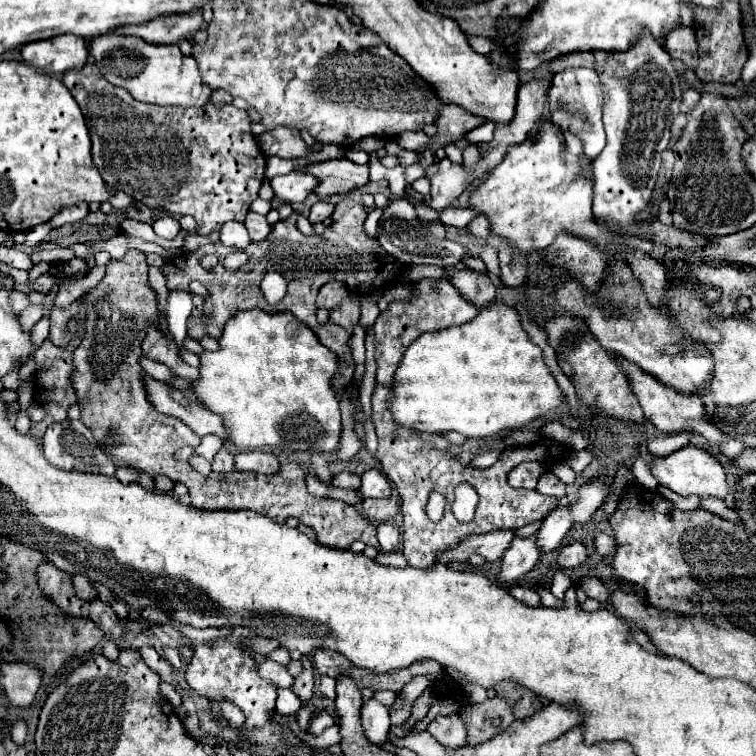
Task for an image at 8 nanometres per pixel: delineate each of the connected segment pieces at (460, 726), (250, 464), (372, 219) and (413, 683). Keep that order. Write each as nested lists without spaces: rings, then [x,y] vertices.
[[[459,714],[453,716],[439,716],[437,720],[433,720],[427,726],[427,732],[431,732],[431,736],[435,736],[443,746],[447,748],[459,748],[465,746],[467,742],[465,738],[465,720]]]
[[[239,452],[233,456],[235,460],[235,470],[237,472],[245,472],[245,470],[251,470],[251,472],[277,472],[277,458],[271,456],[271,454],[265,454],[265,452]]]
[[[376,208],[370,213],[368,213],[367,218],[364,223],[364,231],[366,234],[370,237],[375,237],[376,236],[376,229],[378,226],[378,222],[383,215],[383,208]]]
[[[415,676],[401,690],[398,696],[414,702],[426,689],[433,684],[433,680],[429,680],[424,676]]]

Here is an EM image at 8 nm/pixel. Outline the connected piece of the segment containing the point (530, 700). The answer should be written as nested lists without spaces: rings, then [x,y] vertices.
[[[502,681],[494,687],[496,696],[507,698],[510,702],[513,702],[513,708],[515,708],[515,716],[531,716],[533,712],[537,712],[541,708],[541,702],[539,698],[529,690],[529,688],[523,688],[519,684],[515,684],[512,681]]]

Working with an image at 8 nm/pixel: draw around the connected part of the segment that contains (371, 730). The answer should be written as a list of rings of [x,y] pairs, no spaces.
[[[369,698],[361,706],[361,724],[365,730],[365,736],[371,744],[381,746],[387,742],[387,732],[391,728],[389,724],[389,710],[377,702],[375,698]]]

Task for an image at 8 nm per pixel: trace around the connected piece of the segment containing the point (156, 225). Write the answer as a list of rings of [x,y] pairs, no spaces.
[[[159,218],[153,222],[153,230],[157,236],[161,238],[167,238],[167,240],[173,240],[177,234],[179,234],[179,222],[175,218]]]

